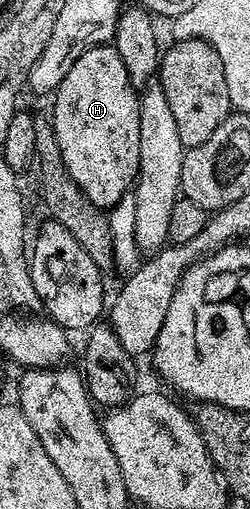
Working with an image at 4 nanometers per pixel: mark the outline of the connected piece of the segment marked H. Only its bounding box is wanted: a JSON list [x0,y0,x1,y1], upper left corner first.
[50,46,140,207]

